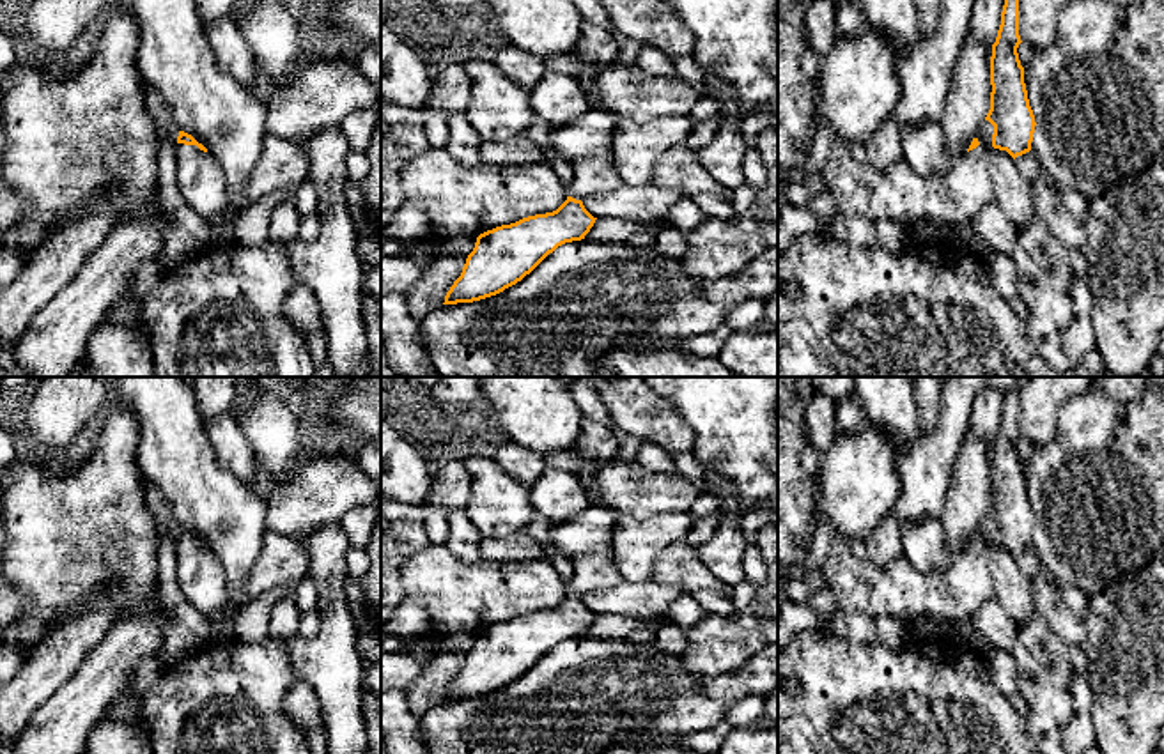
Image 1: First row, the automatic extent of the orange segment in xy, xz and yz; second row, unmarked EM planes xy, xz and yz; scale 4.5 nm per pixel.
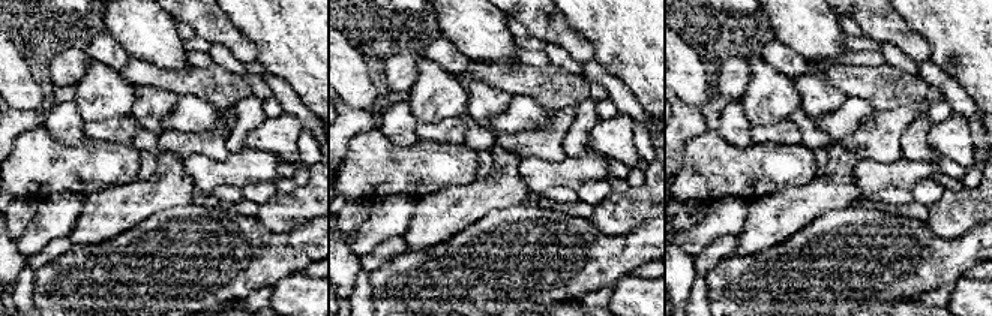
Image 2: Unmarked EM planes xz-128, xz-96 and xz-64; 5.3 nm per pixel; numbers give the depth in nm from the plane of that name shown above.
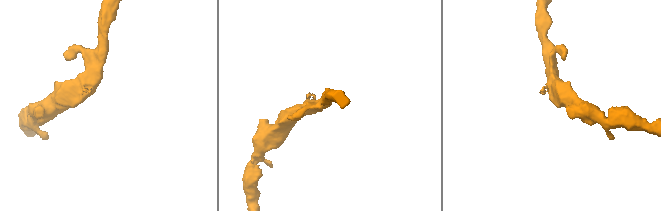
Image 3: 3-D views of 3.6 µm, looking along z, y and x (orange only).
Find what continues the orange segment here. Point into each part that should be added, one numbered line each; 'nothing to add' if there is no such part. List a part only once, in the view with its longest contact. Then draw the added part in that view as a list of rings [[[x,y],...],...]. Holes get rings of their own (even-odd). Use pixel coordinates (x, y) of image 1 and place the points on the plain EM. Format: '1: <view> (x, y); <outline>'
1: xy (202, 579); [[[177,542],[177,581],[190,604],[206,618],[227,604],[227,573],[214,552],[197,542]]]

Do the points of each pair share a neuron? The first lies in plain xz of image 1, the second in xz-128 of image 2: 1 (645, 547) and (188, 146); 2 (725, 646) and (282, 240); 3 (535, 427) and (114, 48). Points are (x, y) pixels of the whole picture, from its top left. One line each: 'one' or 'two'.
1: one
2: two
3: two

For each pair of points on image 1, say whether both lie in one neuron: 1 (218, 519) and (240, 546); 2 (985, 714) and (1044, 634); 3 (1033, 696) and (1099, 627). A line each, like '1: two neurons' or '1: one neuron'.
1: one neuron
2: two neurons
3: two neurons

